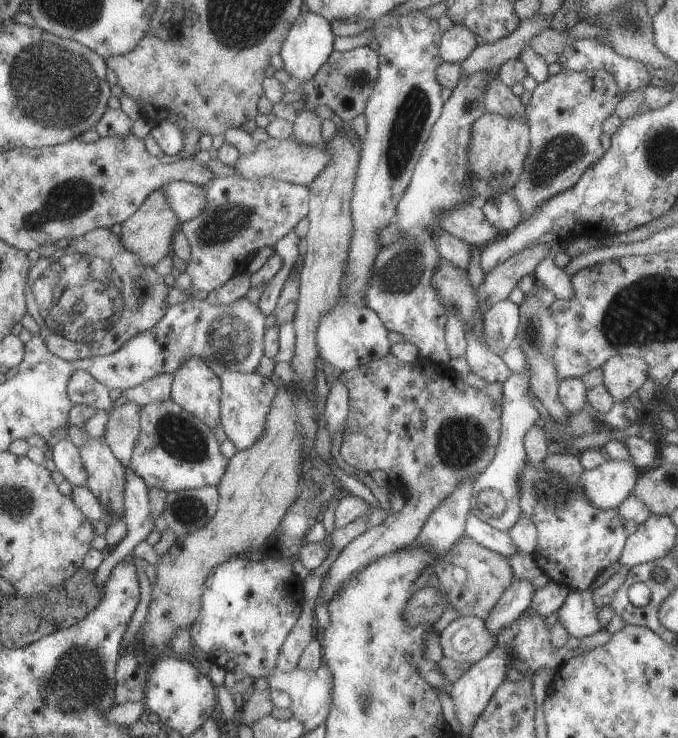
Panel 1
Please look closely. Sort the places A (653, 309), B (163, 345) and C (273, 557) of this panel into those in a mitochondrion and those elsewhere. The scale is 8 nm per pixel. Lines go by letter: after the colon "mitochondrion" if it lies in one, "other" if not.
A: mitochondrion
B: other
C: other

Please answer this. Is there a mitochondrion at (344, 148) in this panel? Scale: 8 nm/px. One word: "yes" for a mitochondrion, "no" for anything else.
no

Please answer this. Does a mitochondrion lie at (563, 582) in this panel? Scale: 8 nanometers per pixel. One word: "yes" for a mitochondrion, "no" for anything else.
no

